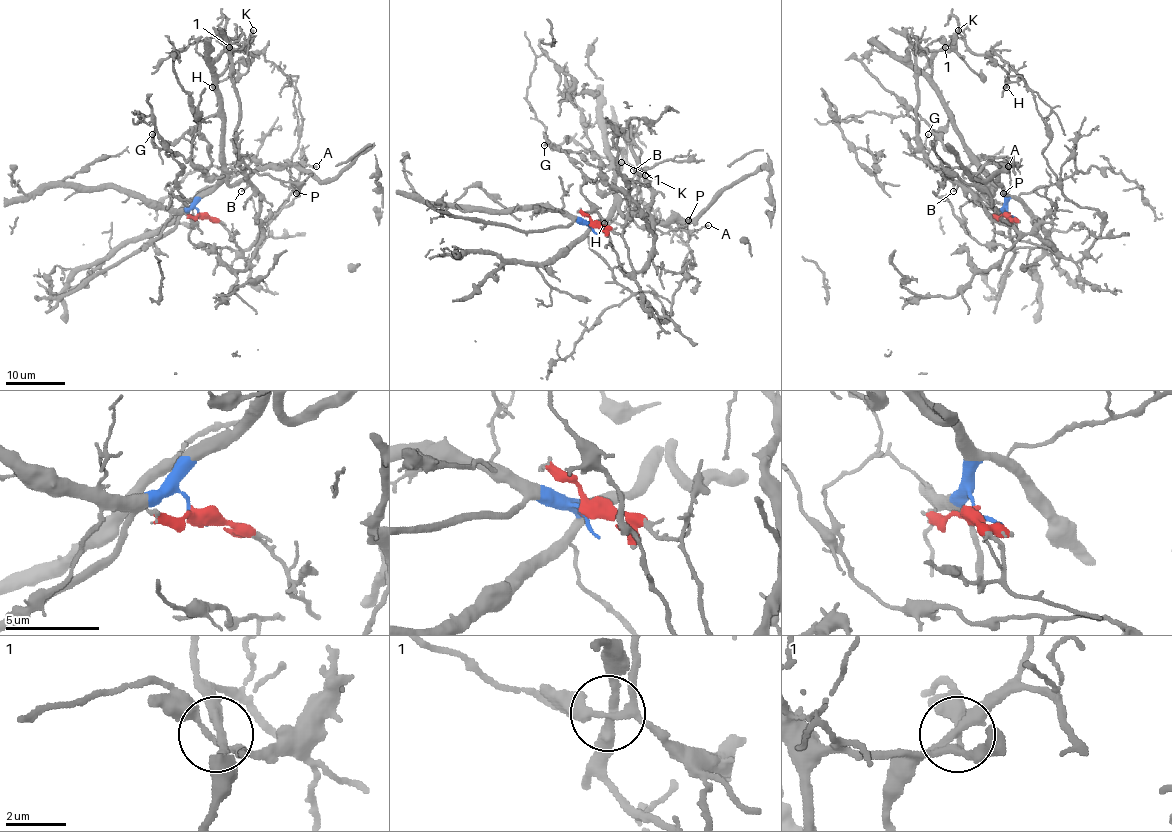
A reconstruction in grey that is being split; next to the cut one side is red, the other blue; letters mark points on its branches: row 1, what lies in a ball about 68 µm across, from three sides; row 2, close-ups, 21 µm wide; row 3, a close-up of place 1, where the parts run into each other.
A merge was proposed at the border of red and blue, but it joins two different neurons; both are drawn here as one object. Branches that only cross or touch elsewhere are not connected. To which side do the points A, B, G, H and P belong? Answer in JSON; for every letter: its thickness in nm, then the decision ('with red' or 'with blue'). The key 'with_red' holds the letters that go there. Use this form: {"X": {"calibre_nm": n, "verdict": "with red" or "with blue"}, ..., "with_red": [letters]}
{"A": {"calibre_nm": 170, "verdict": "with blue"}, "B": {"calibre_nm": 120, "verdict": "with red"}, "G": {"calibre_nm": 110, "verdict": "with blue"}, "H": {"calibre_nm": 180, "verdict": "with blue"}, "P": {"calibre_nm": 110, "verdict": "with blue"}, "with_red": ["B"]}

